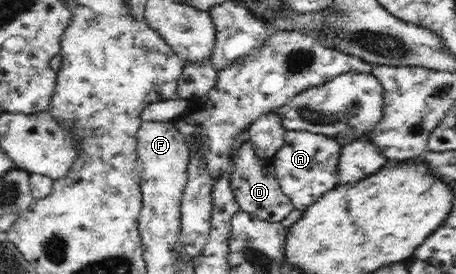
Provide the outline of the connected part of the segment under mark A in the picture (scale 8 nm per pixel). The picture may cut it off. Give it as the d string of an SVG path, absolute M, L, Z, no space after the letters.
M286 131L284 138L283 145L271 159L272 169L283 194L295 205L295 209L305 211L338 186L335 167L342 147L331 136L312 131Z

